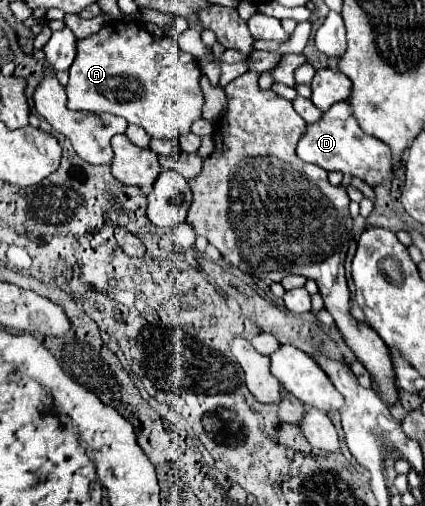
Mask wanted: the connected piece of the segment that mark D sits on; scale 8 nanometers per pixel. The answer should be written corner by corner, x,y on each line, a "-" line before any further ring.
349,100
337,102
335,106
331,106
331,110
323,114
319,122
307,126
307,132
297,144
297,156
305,162
323,166
325,170
341,170
343,174
353,174
369,186
379,186
393,172
391,148
385,142
379,142
379,138
369,136
359,128

